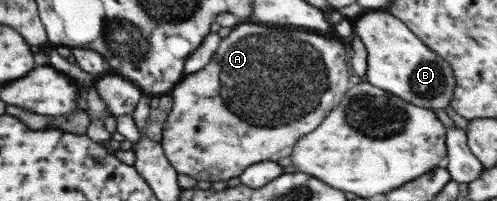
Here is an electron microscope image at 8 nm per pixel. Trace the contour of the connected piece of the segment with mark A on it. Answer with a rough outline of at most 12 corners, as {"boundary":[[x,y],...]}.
{"boundary":[[243,21],[169,93],[196,182],[288,157],[350,86],[340,43]]}

